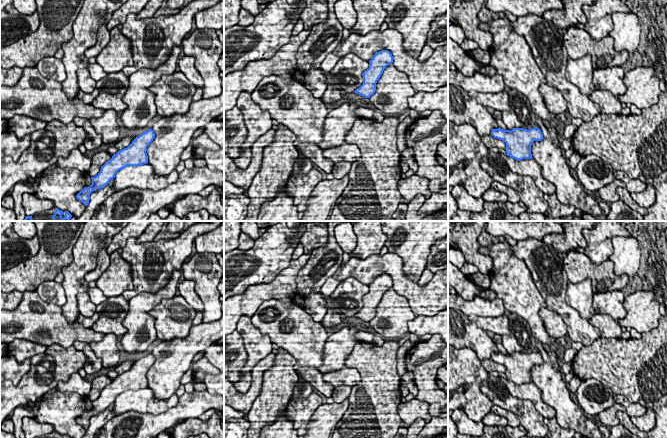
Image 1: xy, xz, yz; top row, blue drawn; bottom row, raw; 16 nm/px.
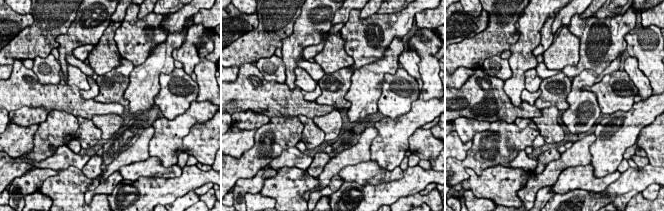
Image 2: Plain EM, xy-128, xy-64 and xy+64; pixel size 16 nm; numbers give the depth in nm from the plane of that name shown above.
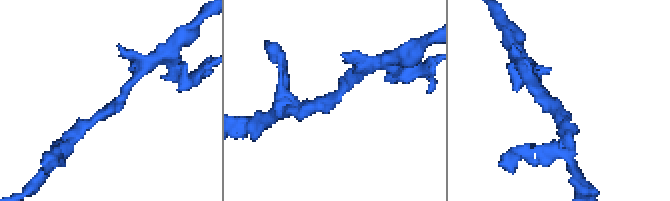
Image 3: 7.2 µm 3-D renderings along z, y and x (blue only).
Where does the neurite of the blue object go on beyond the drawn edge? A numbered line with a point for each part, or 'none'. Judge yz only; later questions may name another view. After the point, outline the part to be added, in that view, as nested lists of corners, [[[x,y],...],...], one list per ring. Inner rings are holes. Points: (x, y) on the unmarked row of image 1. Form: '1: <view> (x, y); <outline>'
none

